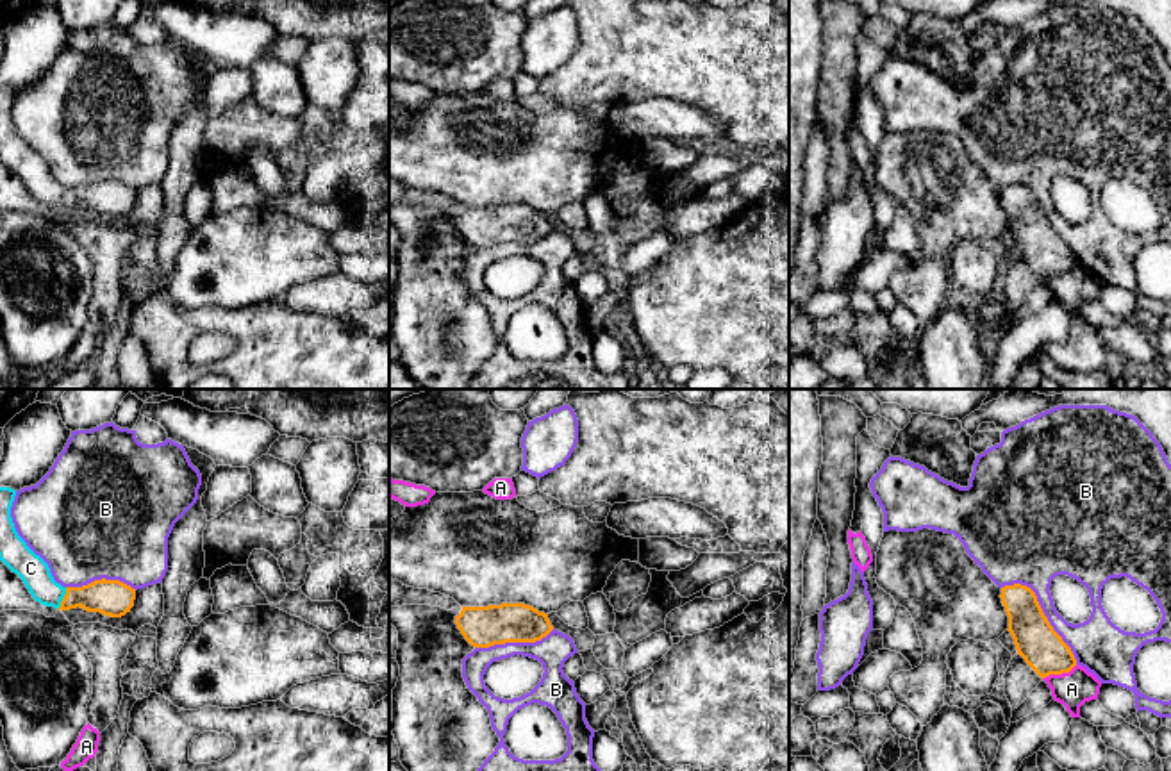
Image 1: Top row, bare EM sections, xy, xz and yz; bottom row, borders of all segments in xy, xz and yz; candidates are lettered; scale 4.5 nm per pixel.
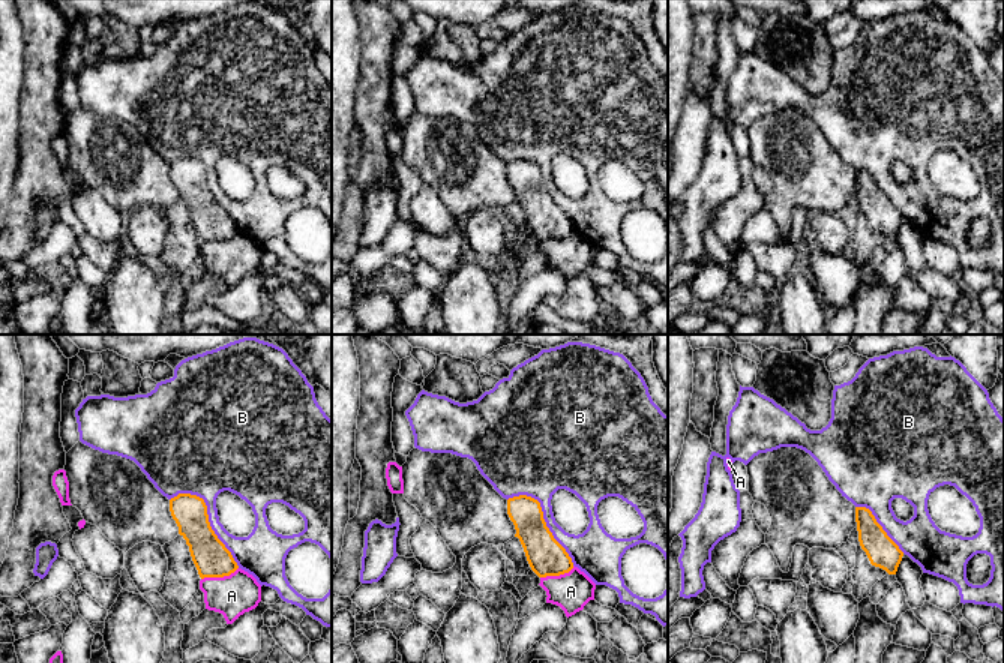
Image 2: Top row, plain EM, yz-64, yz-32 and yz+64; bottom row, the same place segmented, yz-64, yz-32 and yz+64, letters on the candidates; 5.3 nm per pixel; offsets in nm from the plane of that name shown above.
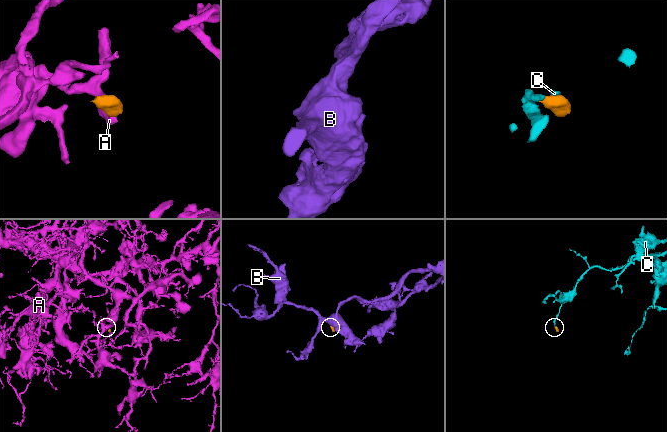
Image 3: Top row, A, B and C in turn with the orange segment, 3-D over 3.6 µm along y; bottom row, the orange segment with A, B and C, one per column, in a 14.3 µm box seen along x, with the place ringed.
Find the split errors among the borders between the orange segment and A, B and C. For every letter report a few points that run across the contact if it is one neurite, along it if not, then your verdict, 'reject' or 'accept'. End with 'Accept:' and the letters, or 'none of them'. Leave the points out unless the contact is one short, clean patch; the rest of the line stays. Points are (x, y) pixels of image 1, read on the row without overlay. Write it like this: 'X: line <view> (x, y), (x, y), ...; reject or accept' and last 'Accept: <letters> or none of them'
A: line yz (1077, 265), (1068, 272), (1050, 273), (1043, 279); reject
B: reject
C: line xy (115, 198), (63, 198), (31, 168); accept
Accept: C

